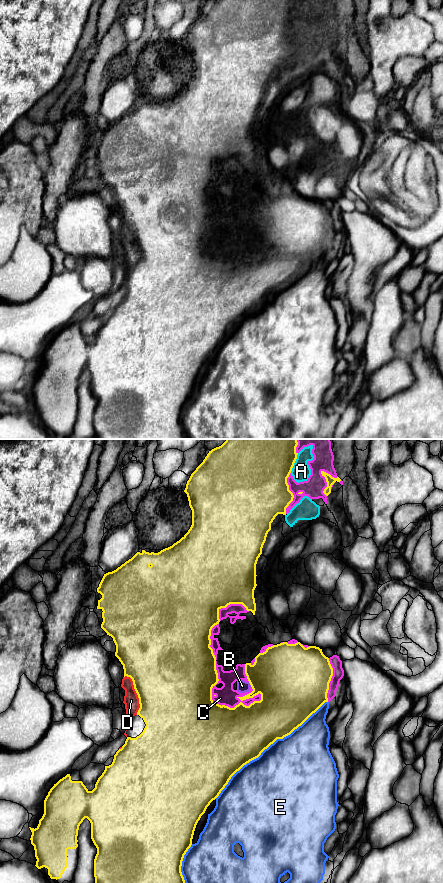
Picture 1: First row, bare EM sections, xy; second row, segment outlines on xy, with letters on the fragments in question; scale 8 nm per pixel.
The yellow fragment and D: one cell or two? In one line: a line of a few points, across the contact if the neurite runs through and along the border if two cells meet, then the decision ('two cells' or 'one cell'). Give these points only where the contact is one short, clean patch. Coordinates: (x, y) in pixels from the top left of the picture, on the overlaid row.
one cell

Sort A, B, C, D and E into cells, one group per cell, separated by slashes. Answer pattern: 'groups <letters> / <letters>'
groups A E / B / C / D

